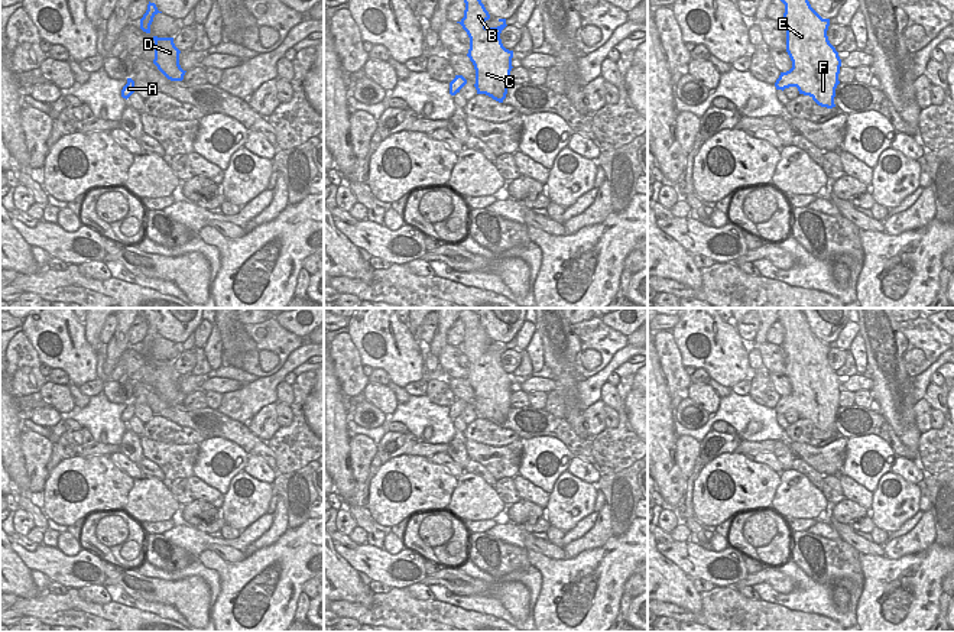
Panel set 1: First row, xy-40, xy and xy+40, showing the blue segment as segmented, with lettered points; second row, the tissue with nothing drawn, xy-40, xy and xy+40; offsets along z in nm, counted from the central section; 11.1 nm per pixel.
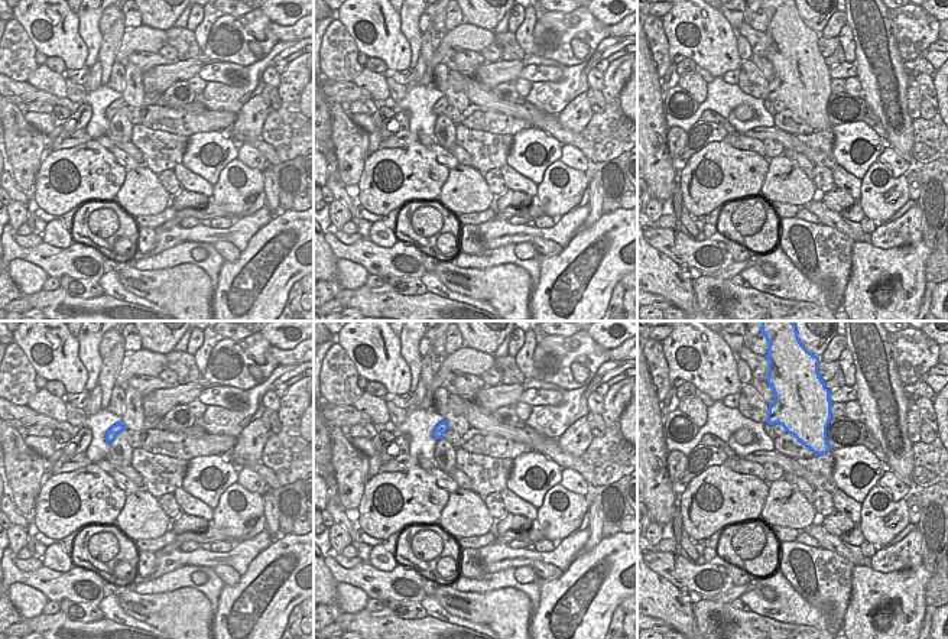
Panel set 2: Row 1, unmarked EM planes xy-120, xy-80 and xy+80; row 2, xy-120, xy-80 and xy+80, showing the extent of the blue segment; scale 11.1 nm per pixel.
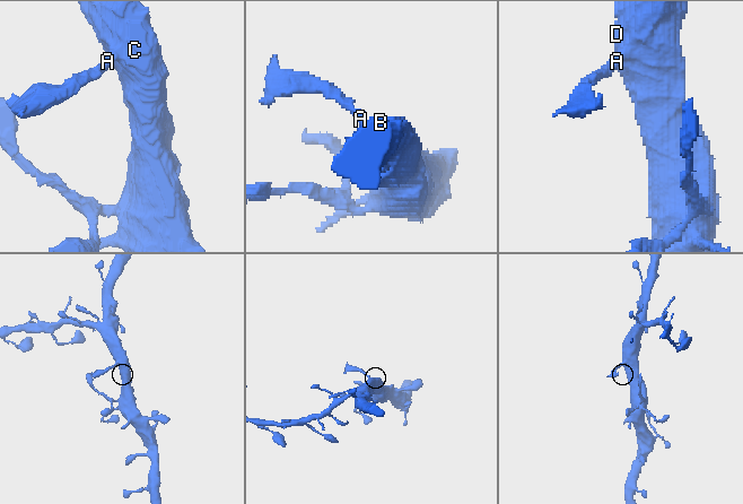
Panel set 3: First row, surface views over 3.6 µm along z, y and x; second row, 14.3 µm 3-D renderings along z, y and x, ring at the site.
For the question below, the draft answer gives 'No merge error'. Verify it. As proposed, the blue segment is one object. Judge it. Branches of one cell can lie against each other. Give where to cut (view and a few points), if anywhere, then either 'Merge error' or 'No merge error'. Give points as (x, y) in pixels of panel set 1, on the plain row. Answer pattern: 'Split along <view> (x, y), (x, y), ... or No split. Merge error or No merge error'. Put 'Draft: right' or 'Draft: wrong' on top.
Draft: right
No split. No merge error

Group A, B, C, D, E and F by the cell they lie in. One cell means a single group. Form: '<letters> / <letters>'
A B C D E F

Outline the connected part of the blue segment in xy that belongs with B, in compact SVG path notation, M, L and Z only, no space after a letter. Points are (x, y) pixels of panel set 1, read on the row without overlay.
M461 308L458 317L465 327L464 341L457 346L470 362L467 380L476 393L477 418L486 418L503 427L510 409L513 375L503 370L500 357L507 350L506 343L497 351L487 351L489 336L480 324L480 318L470 308Z

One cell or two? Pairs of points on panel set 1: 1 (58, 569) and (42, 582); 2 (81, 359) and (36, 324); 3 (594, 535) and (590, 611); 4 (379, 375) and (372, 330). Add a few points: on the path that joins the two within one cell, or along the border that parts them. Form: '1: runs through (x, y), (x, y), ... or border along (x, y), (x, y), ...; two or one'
1: border along (32, 570), (42, 571), (51, 582); two
2: runs through (72, 347), (48, 326); one
3: border along (612, 535), (602, 545), (583, 550), (567, 558); two
4: border along (375, 368), (382, 368), (390, 381); two

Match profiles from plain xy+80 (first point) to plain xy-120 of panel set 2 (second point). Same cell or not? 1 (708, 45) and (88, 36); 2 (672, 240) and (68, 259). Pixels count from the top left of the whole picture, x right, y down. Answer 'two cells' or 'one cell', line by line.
1: two cells
2: one cell

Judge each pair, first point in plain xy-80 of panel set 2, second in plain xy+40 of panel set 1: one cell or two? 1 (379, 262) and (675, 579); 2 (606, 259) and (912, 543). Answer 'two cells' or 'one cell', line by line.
1: two cells
2: two cells

